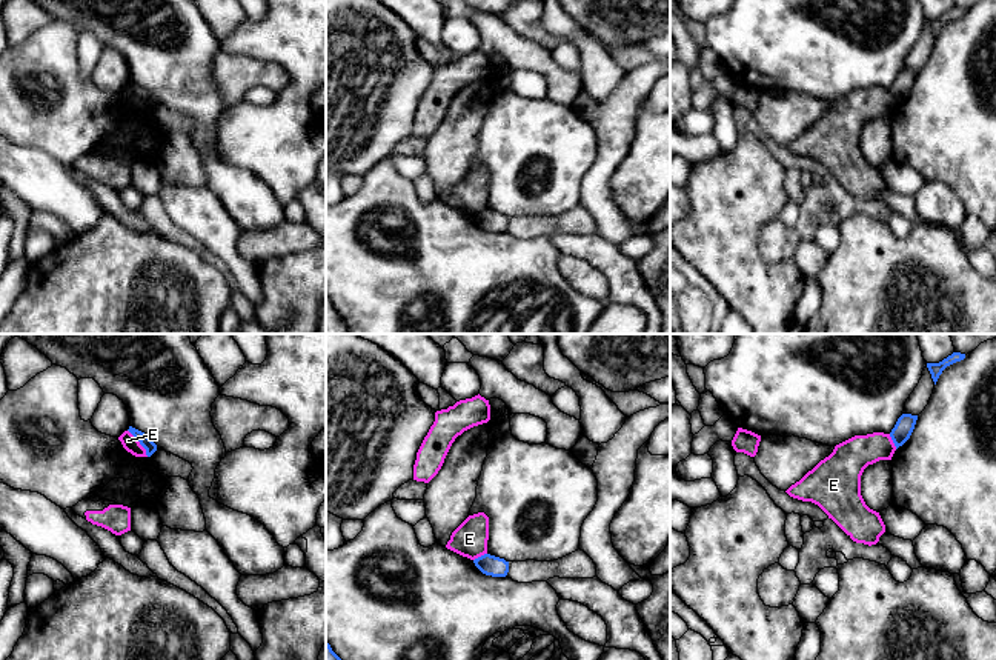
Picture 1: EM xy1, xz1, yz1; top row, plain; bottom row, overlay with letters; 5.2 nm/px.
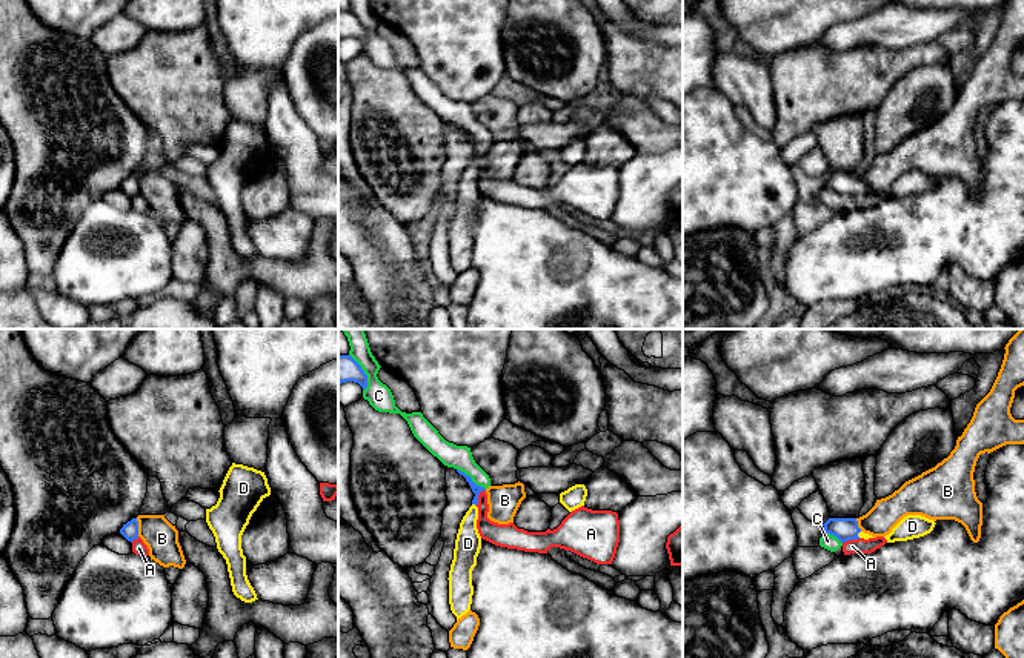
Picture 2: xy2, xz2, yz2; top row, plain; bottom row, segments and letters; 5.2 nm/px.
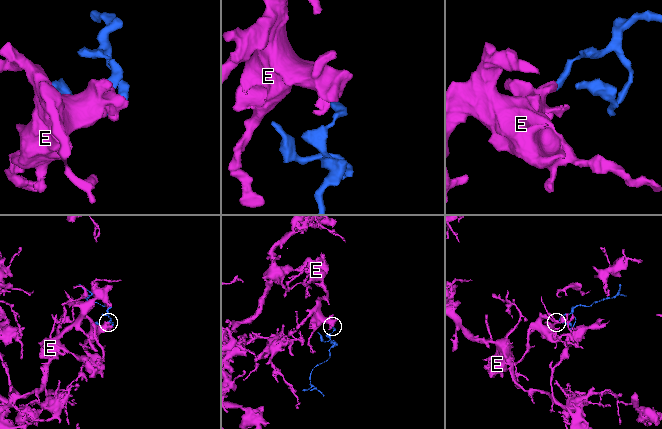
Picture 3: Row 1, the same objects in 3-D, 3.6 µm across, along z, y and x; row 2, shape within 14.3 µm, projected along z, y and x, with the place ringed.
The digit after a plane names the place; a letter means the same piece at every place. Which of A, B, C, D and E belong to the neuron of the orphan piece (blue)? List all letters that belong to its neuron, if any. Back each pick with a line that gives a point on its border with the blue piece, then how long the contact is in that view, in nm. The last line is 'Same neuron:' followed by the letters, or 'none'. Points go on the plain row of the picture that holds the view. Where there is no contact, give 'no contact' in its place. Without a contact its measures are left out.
D: contact xz2 (474, 159); length 30 nm
Same neuron: D

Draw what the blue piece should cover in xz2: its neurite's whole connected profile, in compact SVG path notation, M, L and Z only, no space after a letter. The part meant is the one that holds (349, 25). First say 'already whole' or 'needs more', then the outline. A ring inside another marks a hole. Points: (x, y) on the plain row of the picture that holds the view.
already whole; M338 11L338 40L354 37L363 46L367 43L367 31L361 22L351 11Z

